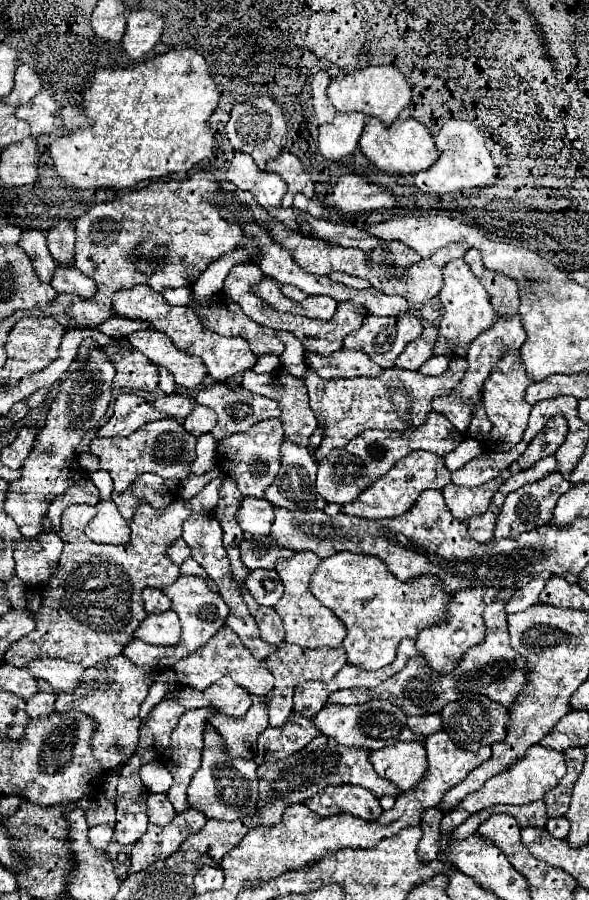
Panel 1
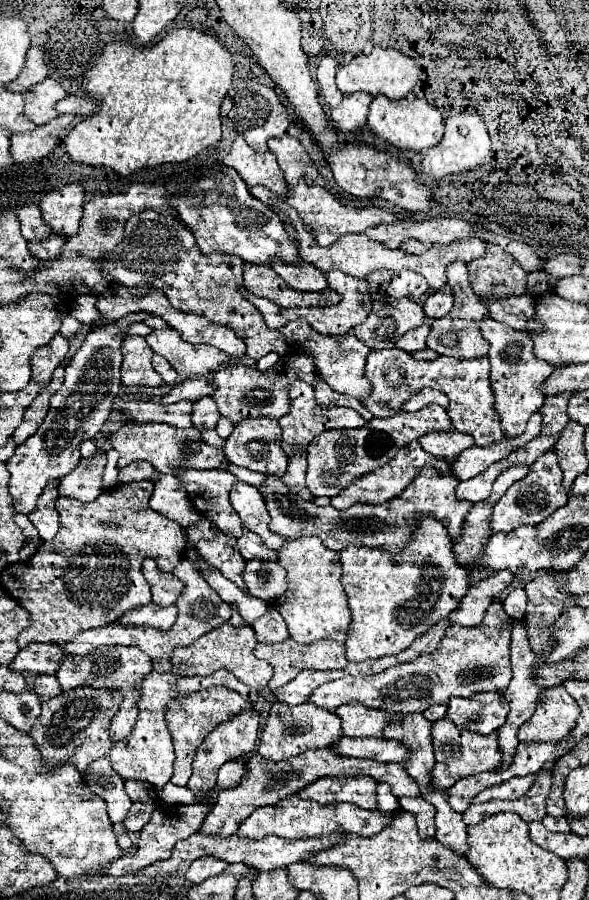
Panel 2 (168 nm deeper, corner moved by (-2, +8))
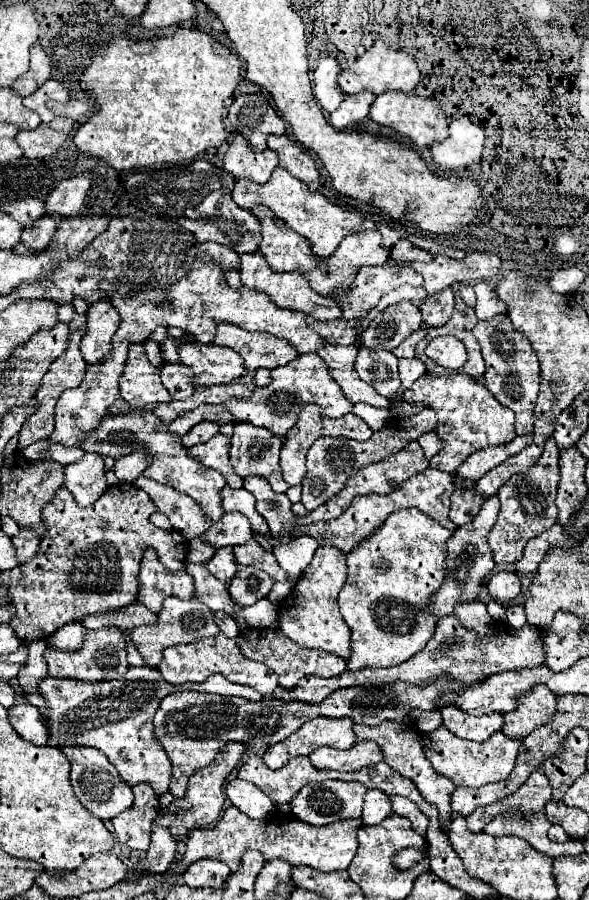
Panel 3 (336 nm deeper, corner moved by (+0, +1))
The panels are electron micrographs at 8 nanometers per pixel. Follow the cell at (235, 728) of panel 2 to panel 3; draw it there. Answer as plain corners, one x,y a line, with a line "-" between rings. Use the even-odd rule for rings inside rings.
241,742
227,744
227,748
223,748
223,752
219,752
217,760
213,760
211,766
207,766
207,768
195,772
195,776
191,776
189,788
187,788
187,796
185,798
175,798
167,808
163,808
157,814
155,824
167,828
175,840
185,838
187,832
193,830
193,828
207,828
209,824
215,824
219,820
221,810
223,810
223,804
225,804
223,788
225,788
227,776
239,764
243,752
245,752
245,746

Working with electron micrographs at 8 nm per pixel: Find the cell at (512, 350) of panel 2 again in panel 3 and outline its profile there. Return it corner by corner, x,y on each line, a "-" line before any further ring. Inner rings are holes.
507,314
493,316
491,320
481,320
473,328
475,338
481,344
483,360
485,360
485,386
503,406
515,412
515,428
517,436
533,432
533,408
539,396
539,360
531,348
527,336
515,330
513,322

